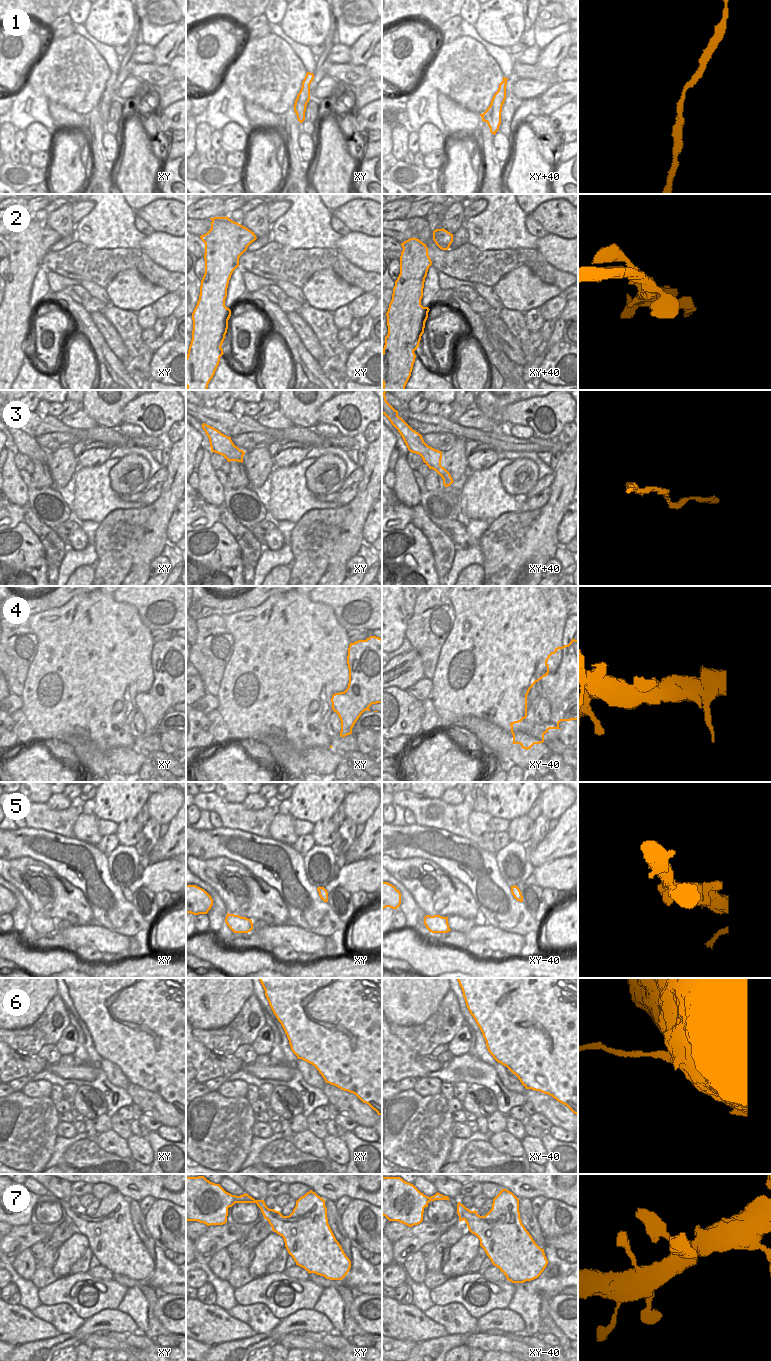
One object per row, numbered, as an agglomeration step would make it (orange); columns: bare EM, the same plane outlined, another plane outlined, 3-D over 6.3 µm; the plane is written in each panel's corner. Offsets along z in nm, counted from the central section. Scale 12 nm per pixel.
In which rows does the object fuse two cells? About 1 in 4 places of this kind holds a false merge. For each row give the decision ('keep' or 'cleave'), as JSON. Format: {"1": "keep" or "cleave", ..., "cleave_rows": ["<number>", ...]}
{"1": "keep", "2": "keep", "3": "keep", "4": "keep", "5": "keep", "6": "cleave", "7": "keep", "cleave_rows": ["6"]}

